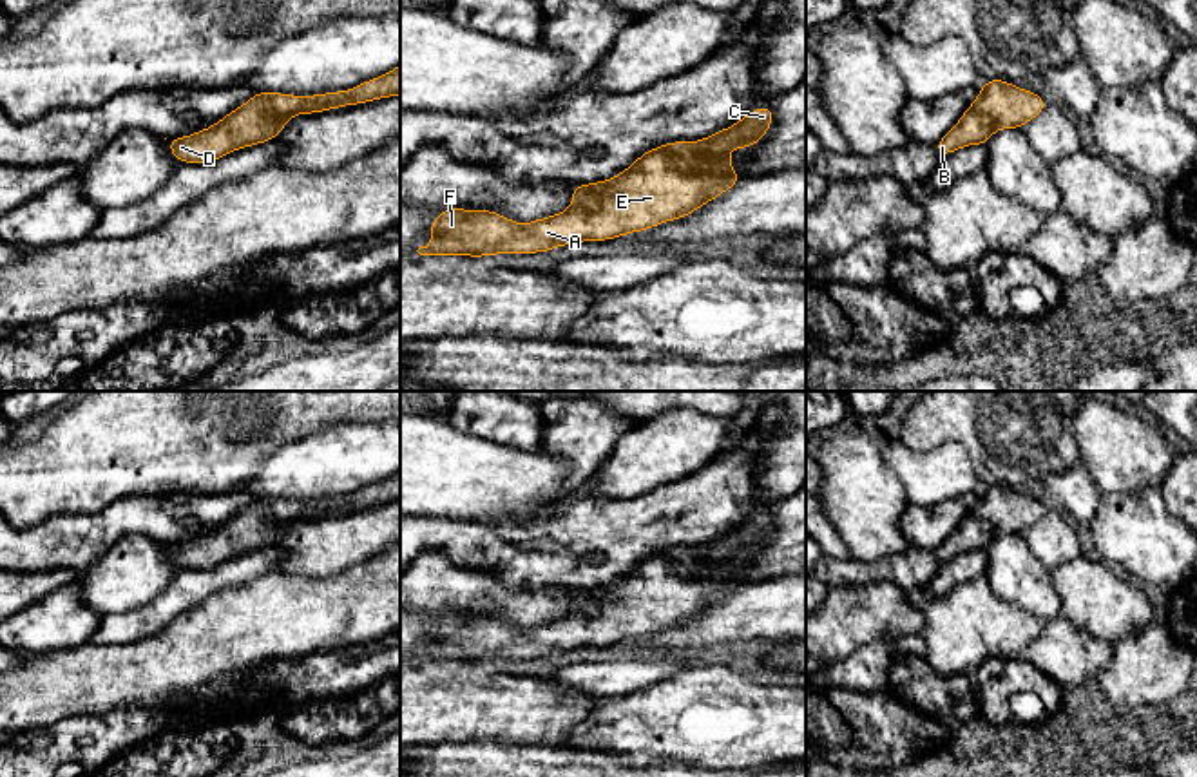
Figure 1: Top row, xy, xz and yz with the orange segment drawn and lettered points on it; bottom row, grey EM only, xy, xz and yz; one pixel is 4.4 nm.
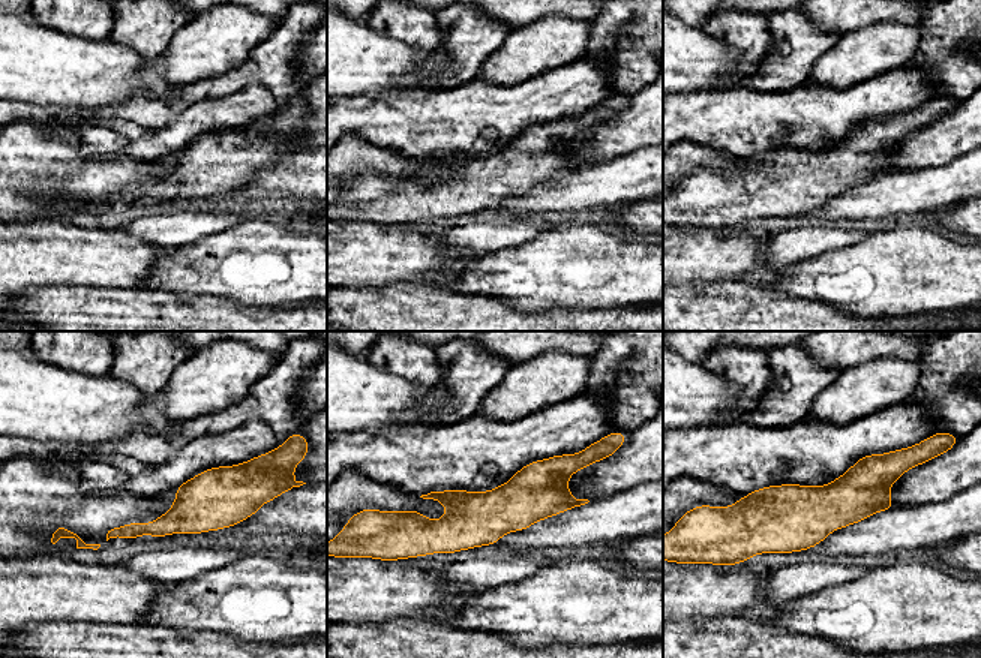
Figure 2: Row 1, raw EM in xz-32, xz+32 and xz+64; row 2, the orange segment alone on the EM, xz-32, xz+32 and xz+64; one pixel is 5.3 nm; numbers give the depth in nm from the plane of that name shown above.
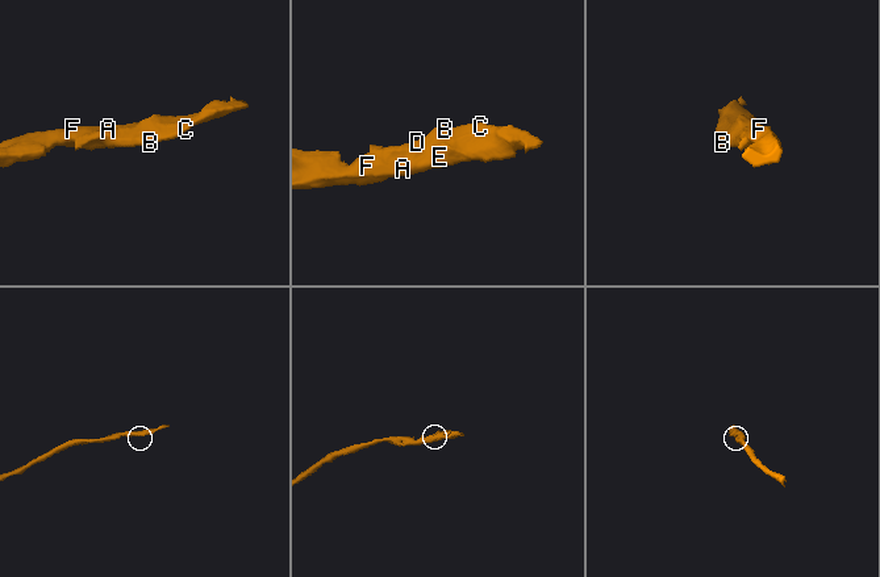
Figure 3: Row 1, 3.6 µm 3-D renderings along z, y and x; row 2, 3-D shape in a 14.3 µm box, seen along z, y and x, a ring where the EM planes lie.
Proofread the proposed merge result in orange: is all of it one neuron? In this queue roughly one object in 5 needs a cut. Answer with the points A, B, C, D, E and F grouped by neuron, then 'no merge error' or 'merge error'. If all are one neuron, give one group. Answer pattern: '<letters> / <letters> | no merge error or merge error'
A B C D E F | no merge error

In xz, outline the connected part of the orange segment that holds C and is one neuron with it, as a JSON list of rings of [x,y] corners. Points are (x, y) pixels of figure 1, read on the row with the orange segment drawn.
[[[770,103],[748,112],[735,125],[726,127],[699,141],[672,141],[646,150],[628,168],[612,179],[589,185],[572,185],[572,205],[549,217],[522,225],[493,210],[445,208],[429,225],[435,237],[420,246],[420,255],[498,255],[498,254],[538,254],[563,245],[581,241],[608,241],[657,226],[659,223],[686,217],[724,190],[739,185],[742,177],[732,168],[728,152],[750,149],[764,138],[773,123]]]

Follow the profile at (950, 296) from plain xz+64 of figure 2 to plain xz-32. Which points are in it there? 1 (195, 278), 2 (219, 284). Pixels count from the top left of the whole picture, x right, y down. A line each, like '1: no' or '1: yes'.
1: yes
2: yes

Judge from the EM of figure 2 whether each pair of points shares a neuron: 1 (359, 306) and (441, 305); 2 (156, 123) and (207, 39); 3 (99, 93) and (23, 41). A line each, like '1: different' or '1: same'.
1: same
2: different
3: same

